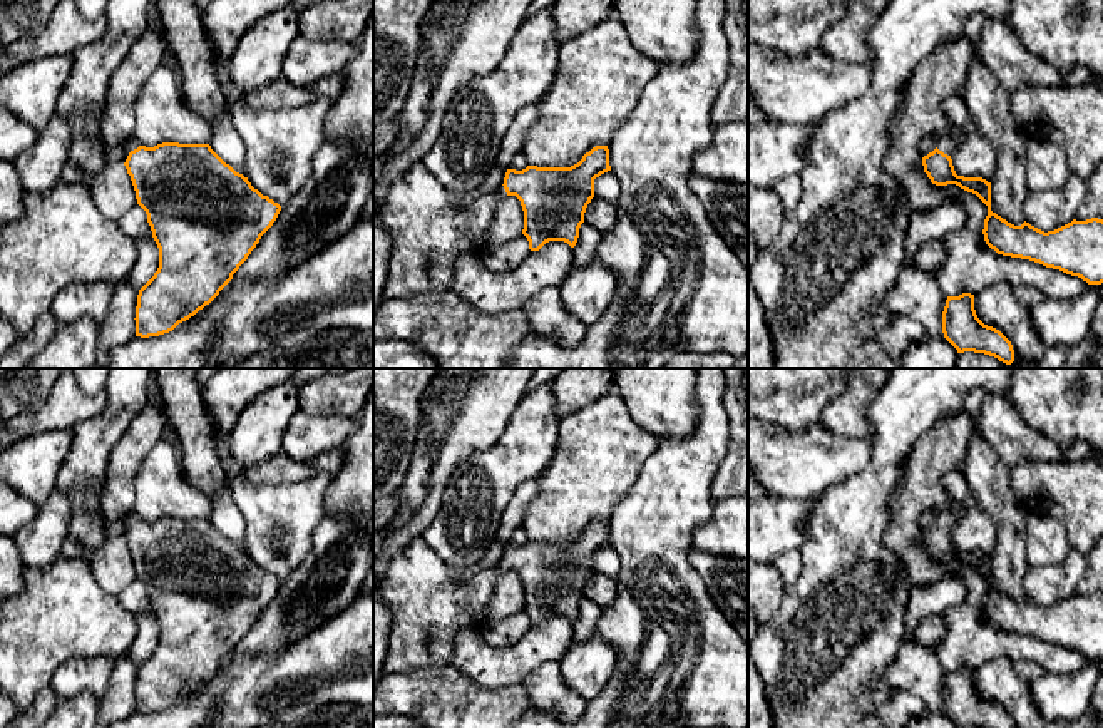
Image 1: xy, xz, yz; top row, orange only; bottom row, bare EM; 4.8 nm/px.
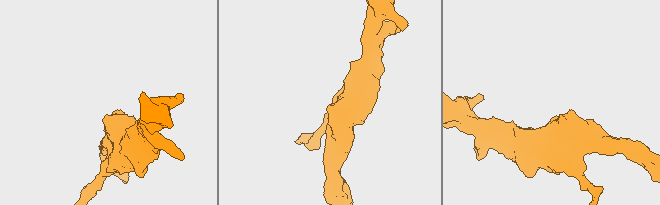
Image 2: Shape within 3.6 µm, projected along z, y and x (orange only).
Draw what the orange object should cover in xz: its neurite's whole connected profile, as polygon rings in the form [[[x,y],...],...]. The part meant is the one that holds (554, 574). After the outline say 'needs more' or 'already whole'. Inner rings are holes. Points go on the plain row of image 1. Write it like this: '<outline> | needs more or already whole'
[[[596,520],[571,542],[507,544],[499,564],[457,582],[449,564],[422,537],[413,539],[382,581],[392,618],[383,674],[452,664],[455,636],[484,628],[495,582],[507,571],[521,576],[531,626],[549,616],[574,623],[594,554],[608,546],[609,524]]] | needs more

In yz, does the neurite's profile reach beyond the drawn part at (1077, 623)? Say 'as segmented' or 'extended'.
extended

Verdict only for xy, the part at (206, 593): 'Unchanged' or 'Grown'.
Grown

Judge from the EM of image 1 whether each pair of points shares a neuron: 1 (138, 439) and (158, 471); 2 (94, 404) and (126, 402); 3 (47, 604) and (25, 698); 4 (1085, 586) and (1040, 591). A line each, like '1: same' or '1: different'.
1: different
2: different
3: same
4: different

